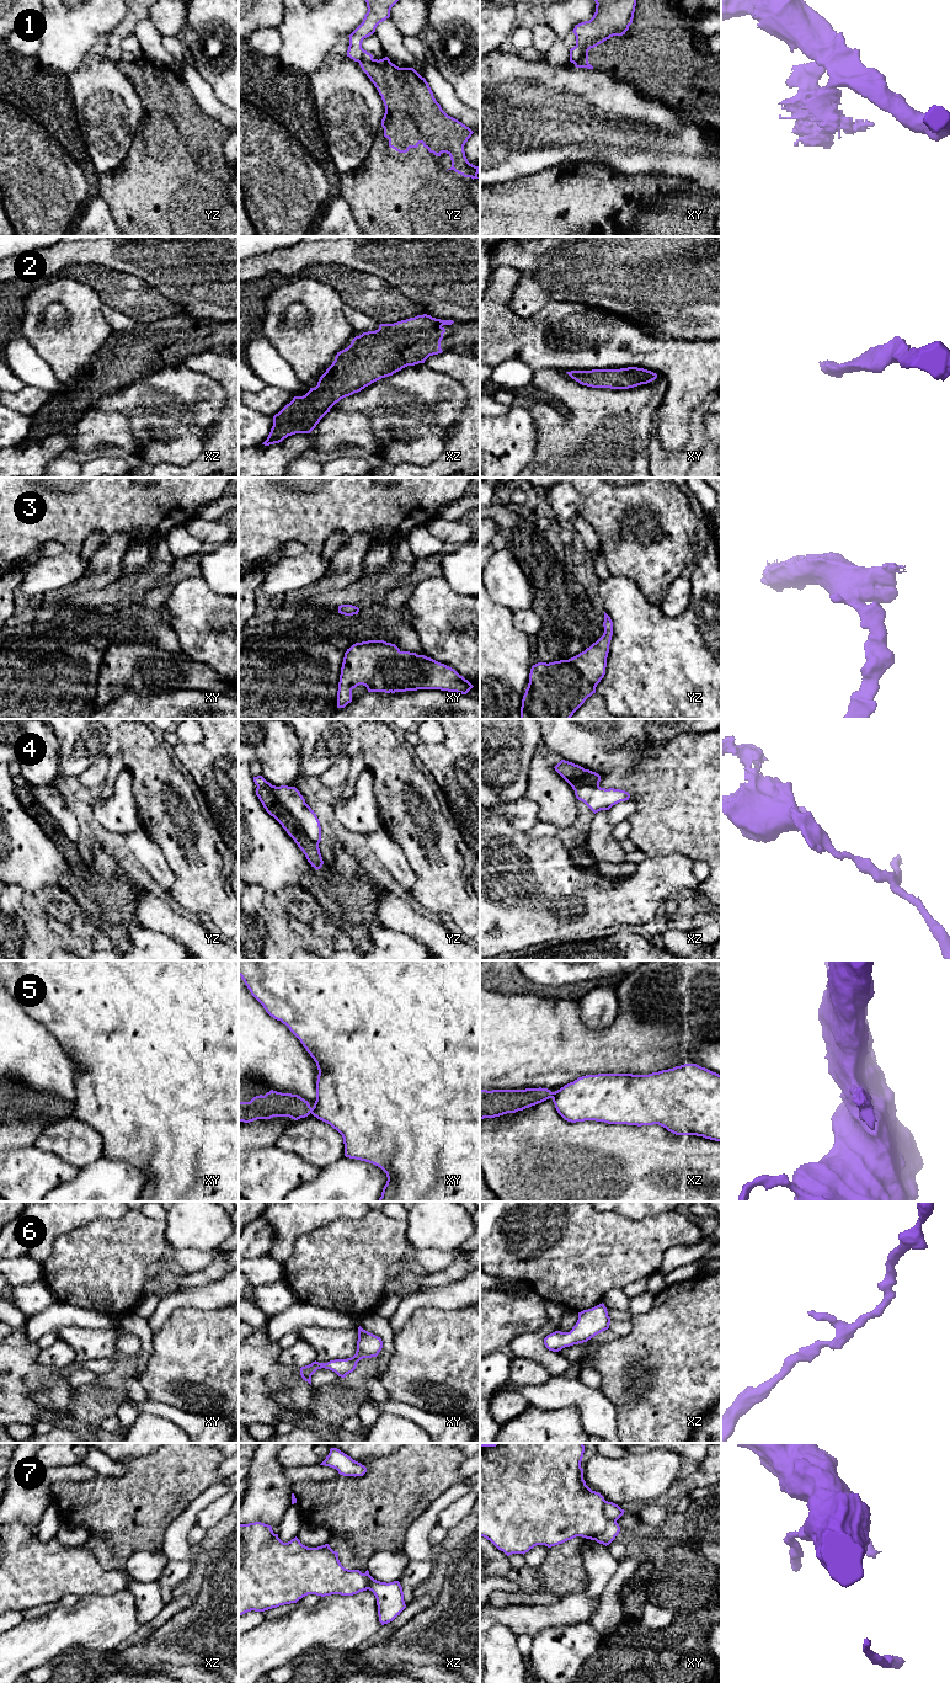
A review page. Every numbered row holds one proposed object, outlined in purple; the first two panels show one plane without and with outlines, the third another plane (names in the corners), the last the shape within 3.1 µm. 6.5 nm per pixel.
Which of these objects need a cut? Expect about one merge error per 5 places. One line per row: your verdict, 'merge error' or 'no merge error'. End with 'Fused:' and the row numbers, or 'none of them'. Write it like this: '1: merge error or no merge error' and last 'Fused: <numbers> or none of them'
1: merge error
2: no merge error
3: no merge error
4: merge error
5: merge error
6: no merge error
7: merge error
Fused: 1, 4, 5, 7

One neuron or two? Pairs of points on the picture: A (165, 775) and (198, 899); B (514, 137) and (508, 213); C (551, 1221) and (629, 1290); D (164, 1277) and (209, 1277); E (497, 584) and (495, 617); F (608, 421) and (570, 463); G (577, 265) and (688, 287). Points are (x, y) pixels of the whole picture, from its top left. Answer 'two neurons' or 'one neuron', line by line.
A: one neuron
B: two neurons
C: two neurons
D: one neuron
E: two neurons
F: one neuron
G: one neuron

